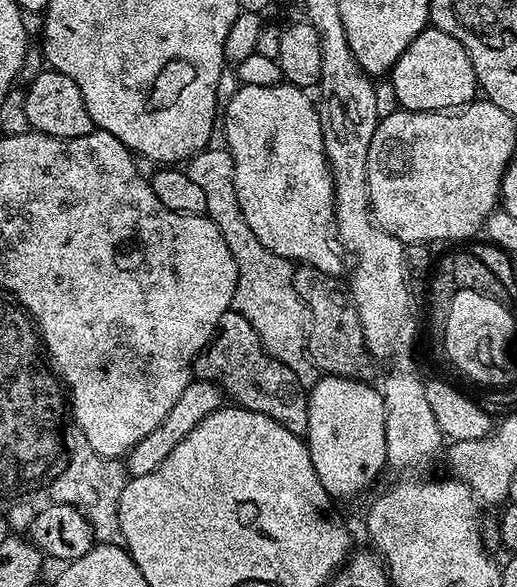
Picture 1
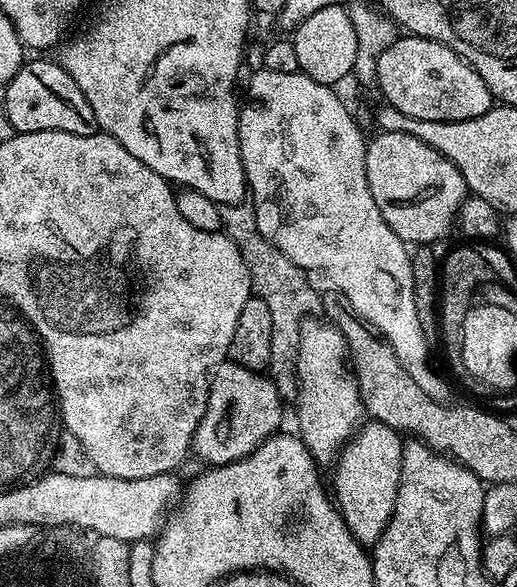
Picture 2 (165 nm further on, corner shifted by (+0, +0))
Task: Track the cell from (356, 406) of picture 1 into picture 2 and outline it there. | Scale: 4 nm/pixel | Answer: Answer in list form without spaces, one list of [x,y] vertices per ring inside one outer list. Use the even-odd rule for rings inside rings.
[[[372,420],[365,423],[341,447],[334,461],[336,473],[332,476],[332,484],[330,480],[334,503],[340,509],[340,517],[359,544],[375,545],[376,539],[390,522],[392,513],[396,511],[404,445],[401,433],[382,422]]]

